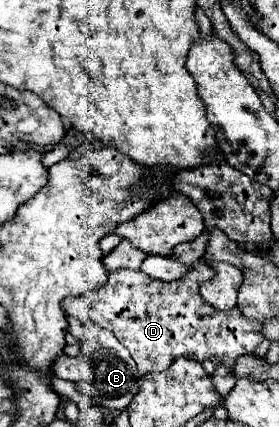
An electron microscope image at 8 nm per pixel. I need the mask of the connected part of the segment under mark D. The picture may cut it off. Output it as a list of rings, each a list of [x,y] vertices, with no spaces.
[[[197,262],[197,268],[175,282],[161,282],[145,276],[143,272],[111,272],[107,284],[79,298],[65,298],[61,308],[65,316],[77,318],[83,325],[91,320],[101,328],[107,328],[129,350],[141,374],[153,370],[165,370],[177,356],[185,356],[197,362],[211,360],[233,370],[239,356],[251,354],[263,340],[259,334],[261,324],[245,320],[237,307],[222,311],[207,304],[199,294],[199,286],[215,276],[215,271],[205,262]]]

